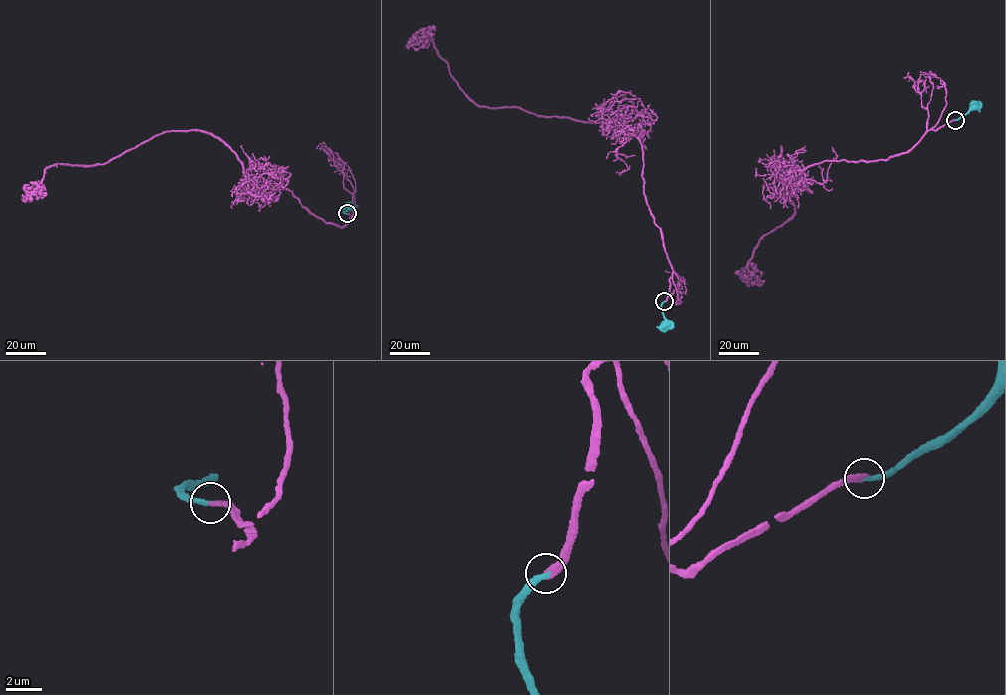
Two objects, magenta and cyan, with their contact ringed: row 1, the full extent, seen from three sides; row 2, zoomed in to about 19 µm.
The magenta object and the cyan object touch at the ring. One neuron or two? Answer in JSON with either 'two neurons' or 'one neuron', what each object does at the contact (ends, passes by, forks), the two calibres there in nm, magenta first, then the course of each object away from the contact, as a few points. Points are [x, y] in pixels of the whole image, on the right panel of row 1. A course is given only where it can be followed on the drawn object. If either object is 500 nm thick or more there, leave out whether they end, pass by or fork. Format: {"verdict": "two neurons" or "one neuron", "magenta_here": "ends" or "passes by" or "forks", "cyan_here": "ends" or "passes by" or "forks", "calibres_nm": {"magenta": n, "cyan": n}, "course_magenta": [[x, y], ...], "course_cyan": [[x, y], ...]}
{"verdict": "one neuron", "magenta_here": "ends", "cyan_here": "ends", "calibres_nm": {"magenta": 280, "cyan": 320}, "course_magenta": [[955, 120], [904, 153], [822, 161], [792, 180], [781, 147], [796, 211], [762, 235], [747, 281]], "course_cyan": [[955, 120], [965, 115], [972, 105]]}

